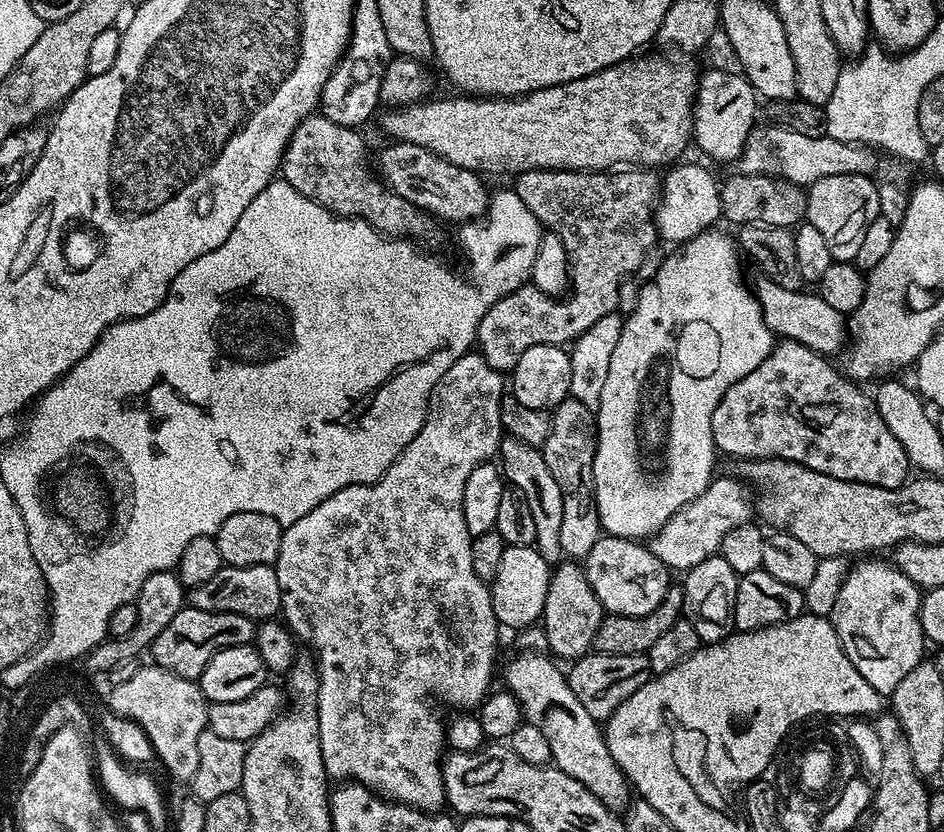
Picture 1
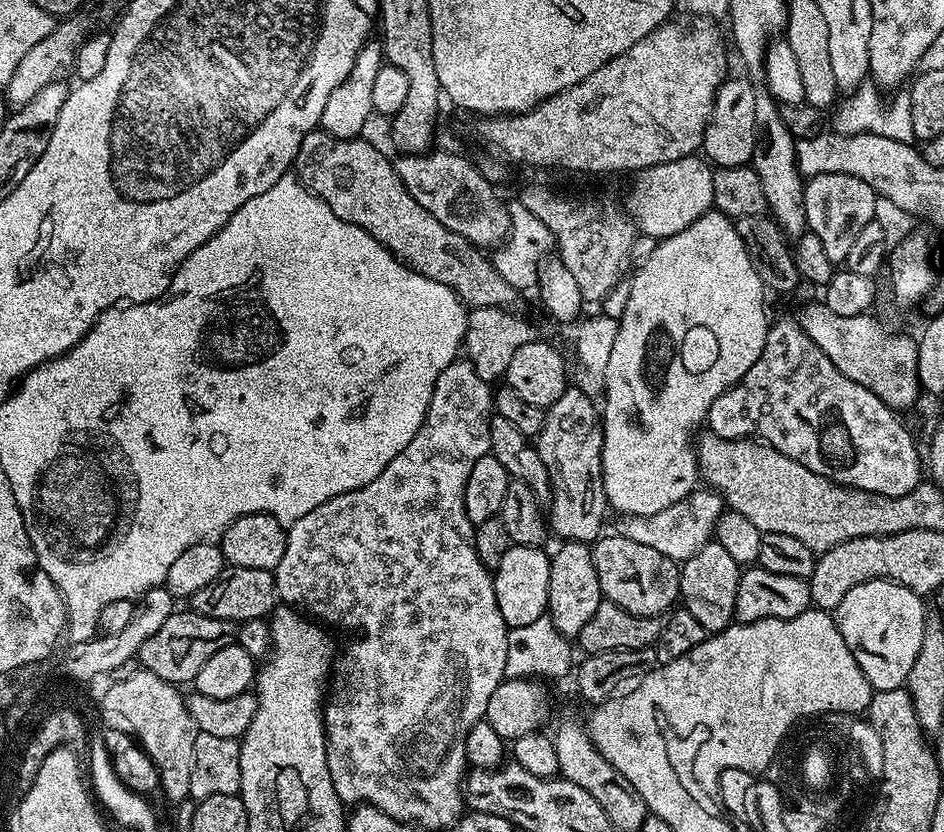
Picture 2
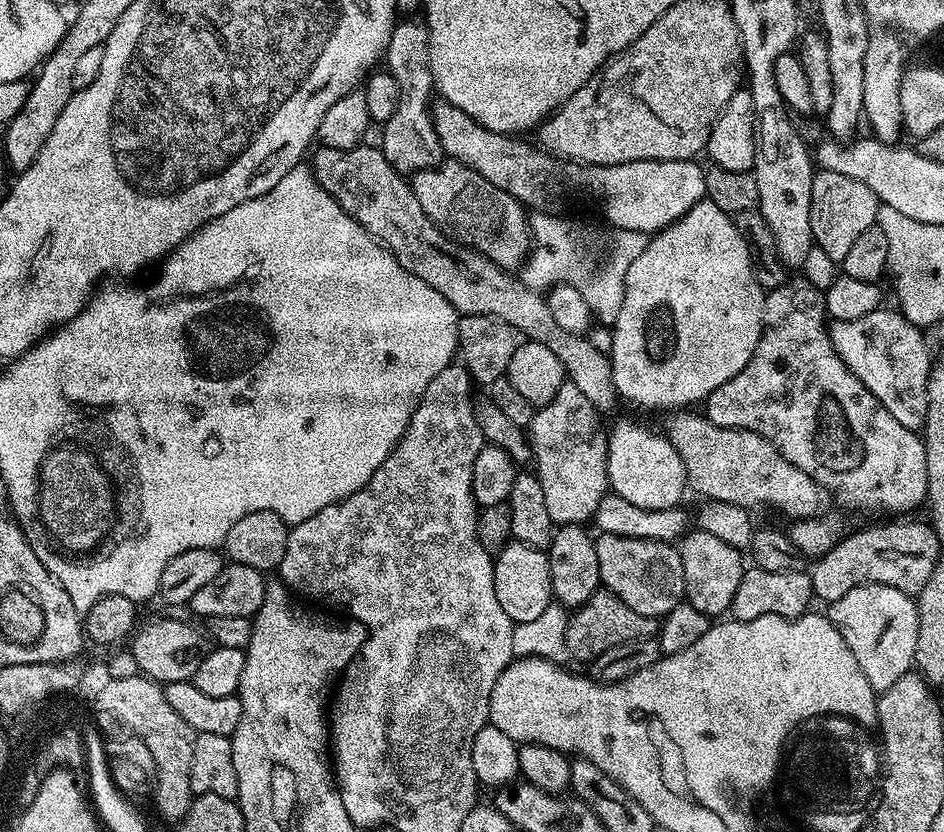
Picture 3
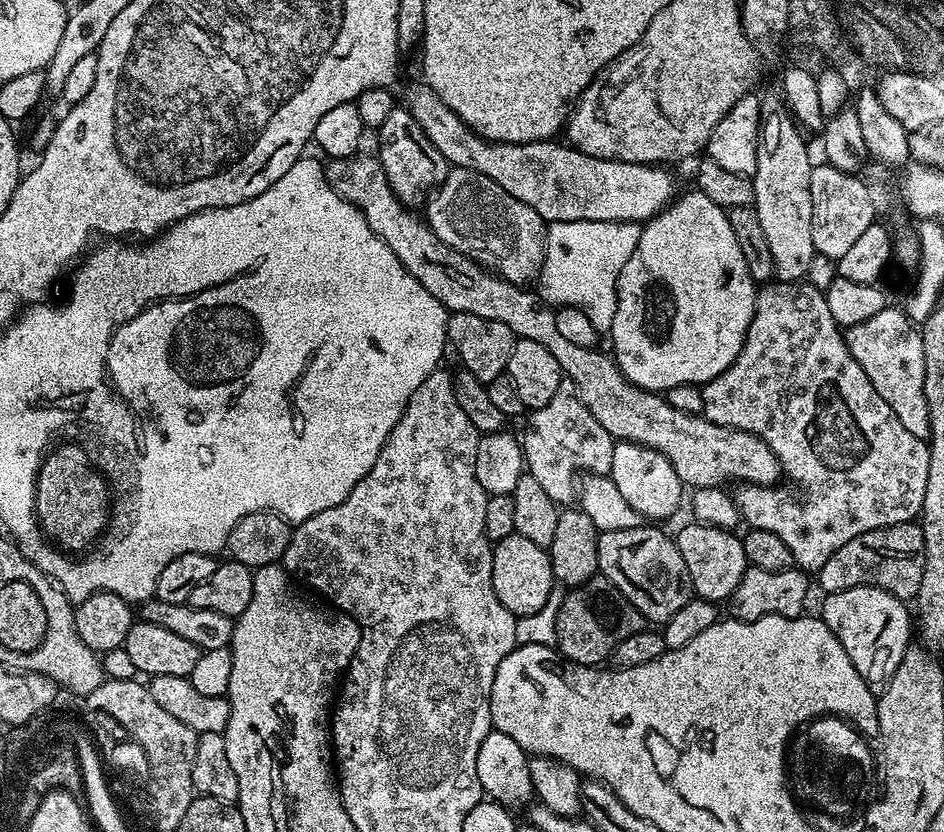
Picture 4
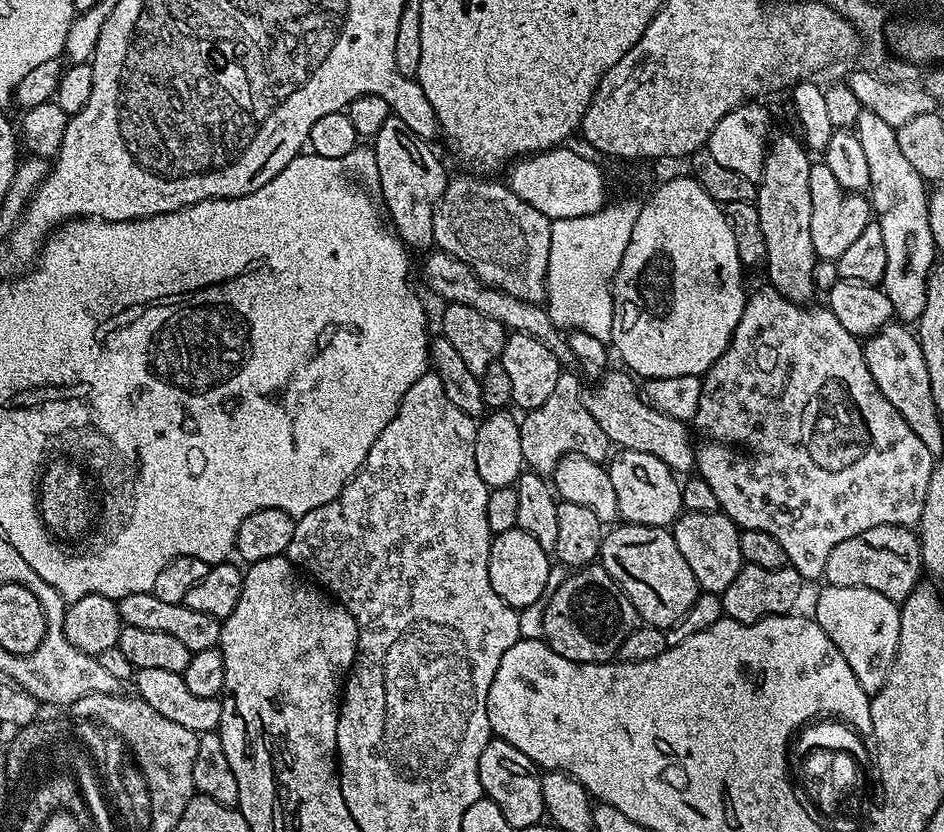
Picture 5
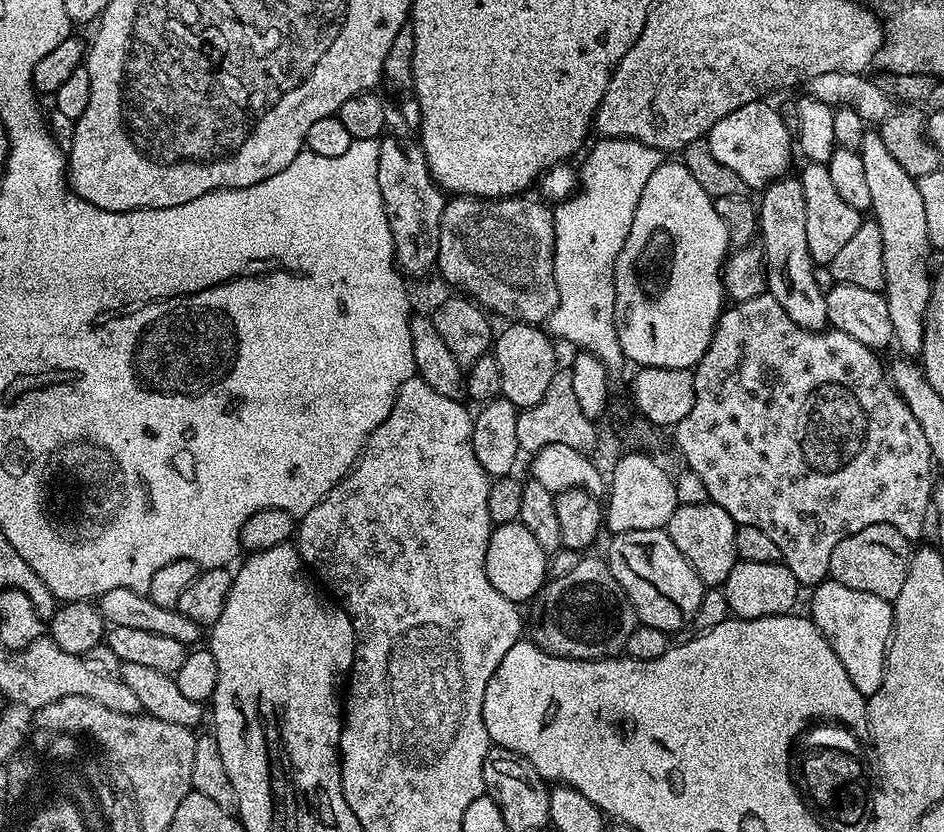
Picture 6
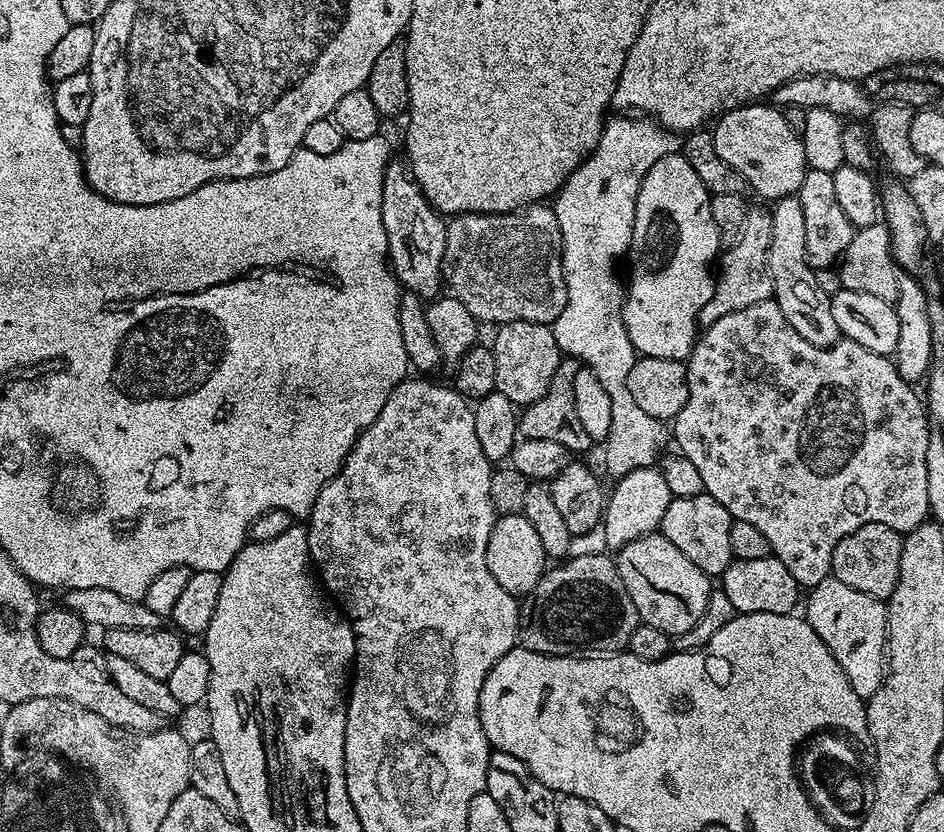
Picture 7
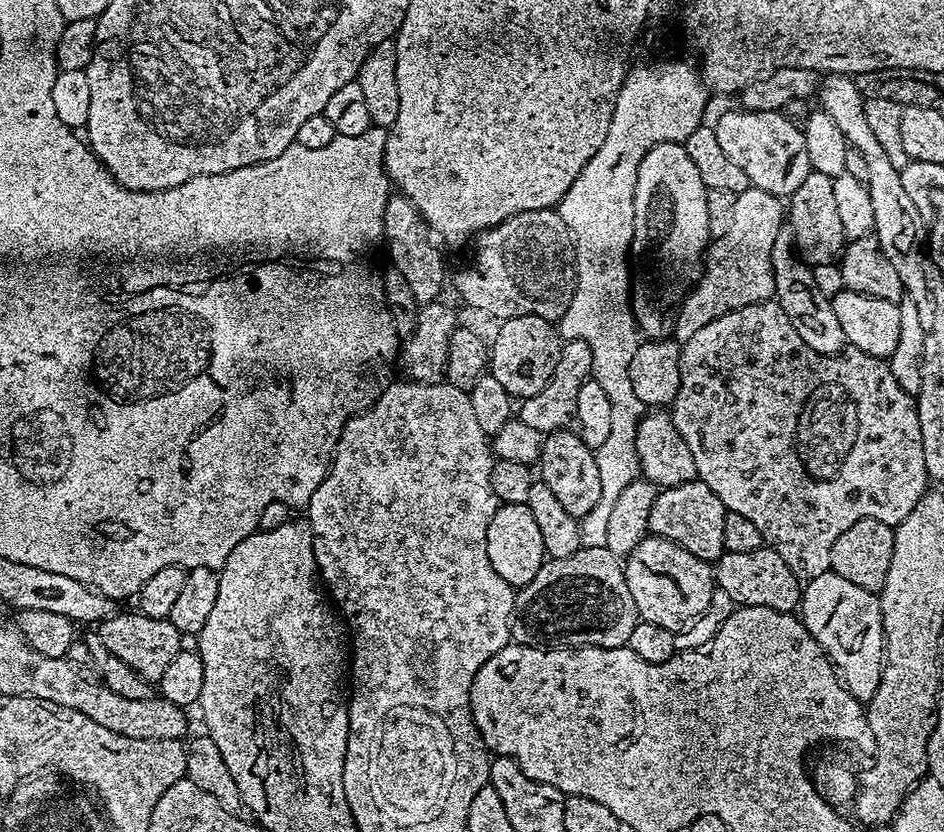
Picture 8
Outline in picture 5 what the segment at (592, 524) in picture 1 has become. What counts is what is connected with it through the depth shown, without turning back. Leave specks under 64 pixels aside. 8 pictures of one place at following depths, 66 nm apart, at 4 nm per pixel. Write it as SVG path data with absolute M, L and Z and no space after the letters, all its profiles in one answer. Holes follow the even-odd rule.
M572 370L561 371L558 382L554 386L554 394L542 402L542 406L525 411L519 421L522 434L522 458L531 471L551 474L558 461L566 454L582 454L582 458L599 460L609 459L610 445L606 434L602 434L602 426L594 422L594 414L586 406L585 389L580 389L581 377Z

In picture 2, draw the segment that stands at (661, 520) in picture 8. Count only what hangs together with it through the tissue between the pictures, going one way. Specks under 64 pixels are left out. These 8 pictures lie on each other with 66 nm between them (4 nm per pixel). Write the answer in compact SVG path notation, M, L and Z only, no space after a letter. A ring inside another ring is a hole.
M715 542L704 544L702 550L680 564L682 607L690 610L698 622L702 622L705 633L721 632L733 623L741 571L741 565L736 564L728 551Z

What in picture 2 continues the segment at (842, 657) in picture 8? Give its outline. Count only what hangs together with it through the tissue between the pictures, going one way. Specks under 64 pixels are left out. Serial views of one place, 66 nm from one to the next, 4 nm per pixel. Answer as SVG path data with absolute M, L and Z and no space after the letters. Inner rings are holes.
M892 580L862 582L838 602L834 610L838 634L842 634L842 642L850 646L854 662L858 662L862 674L876 692L907 685L910 666L914 666L914 658L918 658L918 649L922 647L926 623L924 604L914 590Z

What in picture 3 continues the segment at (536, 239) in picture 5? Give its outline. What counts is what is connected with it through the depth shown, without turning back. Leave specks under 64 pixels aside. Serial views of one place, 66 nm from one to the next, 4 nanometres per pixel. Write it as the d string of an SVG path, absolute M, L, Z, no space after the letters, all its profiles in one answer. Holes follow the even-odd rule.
M445 159L444 163L437 168L427 168L421 172L411 173L410 183L418 202L422 202L422 210L426 210L429 218L453 240L457 240L476 252L481 252L483 256L493 260L499 268L516 270L528 259L530 216L525 205L515 200L510 194L506 194L506 190L498 190L494 182L486 182L486 178L470 170L470 166L460 164L456 160Z

